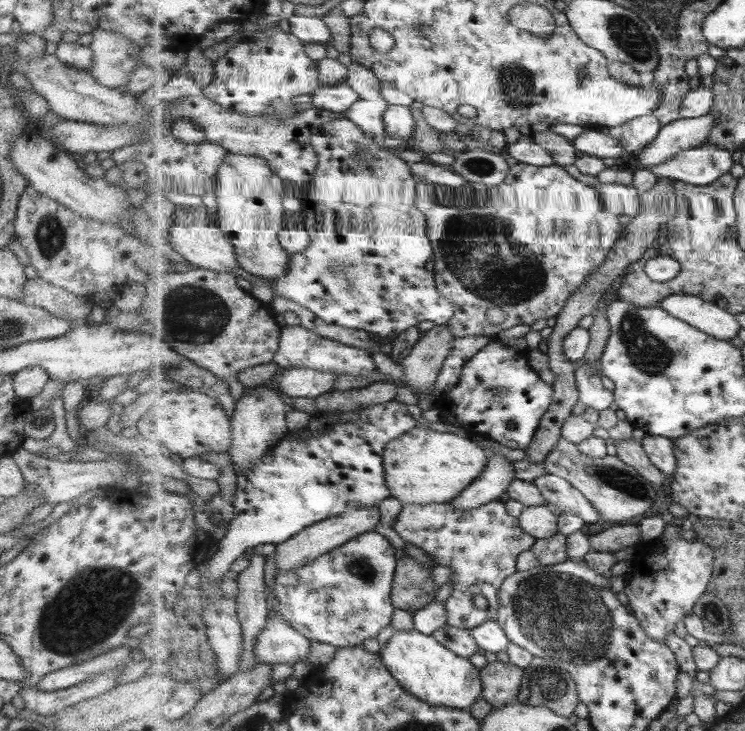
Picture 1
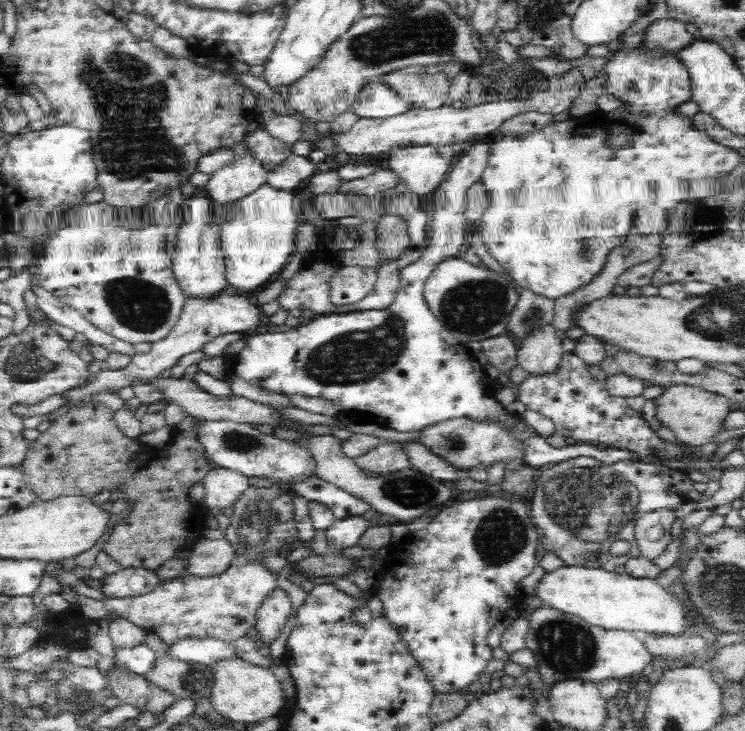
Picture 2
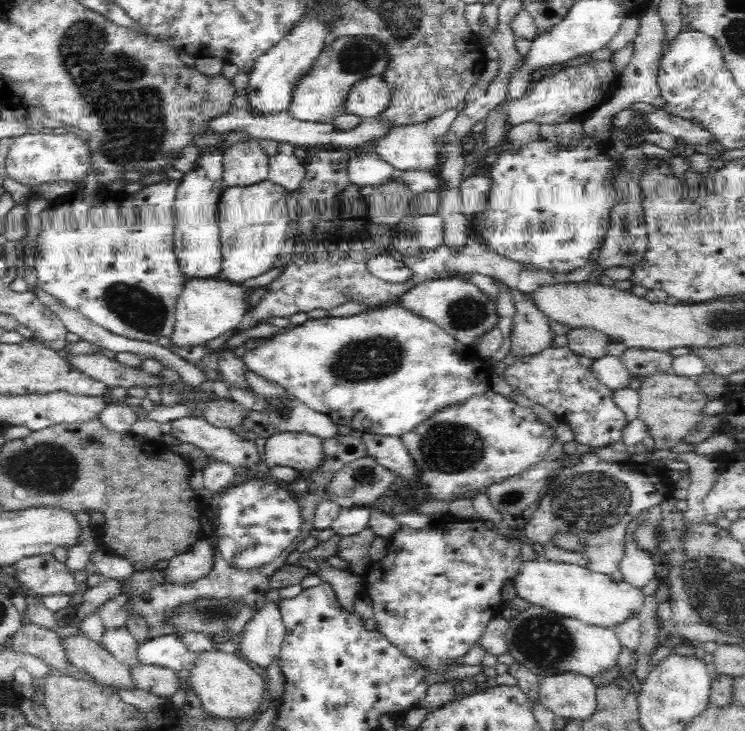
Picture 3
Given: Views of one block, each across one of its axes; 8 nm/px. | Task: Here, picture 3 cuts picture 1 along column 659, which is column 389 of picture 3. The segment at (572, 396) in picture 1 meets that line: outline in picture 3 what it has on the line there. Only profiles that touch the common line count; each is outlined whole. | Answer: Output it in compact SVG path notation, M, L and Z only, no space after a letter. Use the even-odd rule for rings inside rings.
M398 180L377 186L373 194L362 198L366 204L366 222L395 226L402 217L408 216L413 195Z

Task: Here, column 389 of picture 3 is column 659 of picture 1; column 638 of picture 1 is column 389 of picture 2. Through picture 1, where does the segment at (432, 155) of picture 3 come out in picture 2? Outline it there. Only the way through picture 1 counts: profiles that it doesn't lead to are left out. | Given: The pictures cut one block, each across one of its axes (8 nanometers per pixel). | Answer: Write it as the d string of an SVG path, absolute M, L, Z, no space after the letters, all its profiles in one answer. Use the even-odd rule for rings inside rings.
M412 146L391 152L389 163L392 173L418 196L418 210L431 213L431 196L446 179L449 161L442 158L437 148Z

